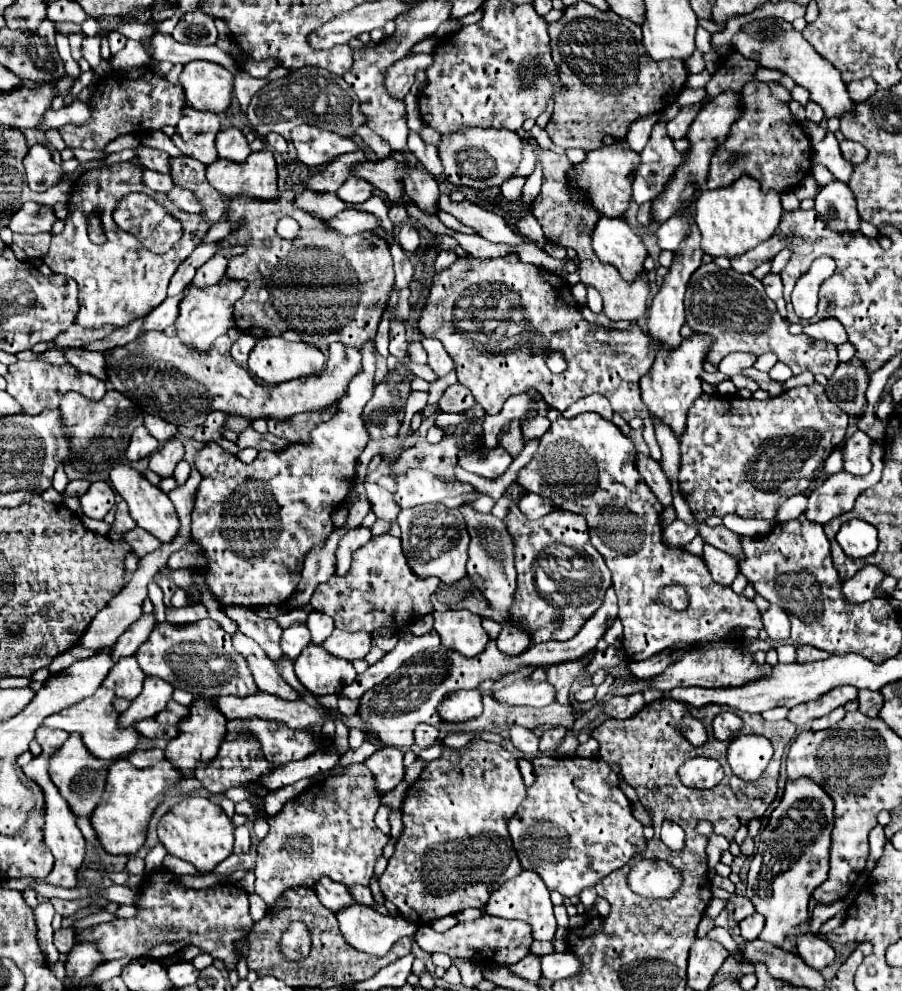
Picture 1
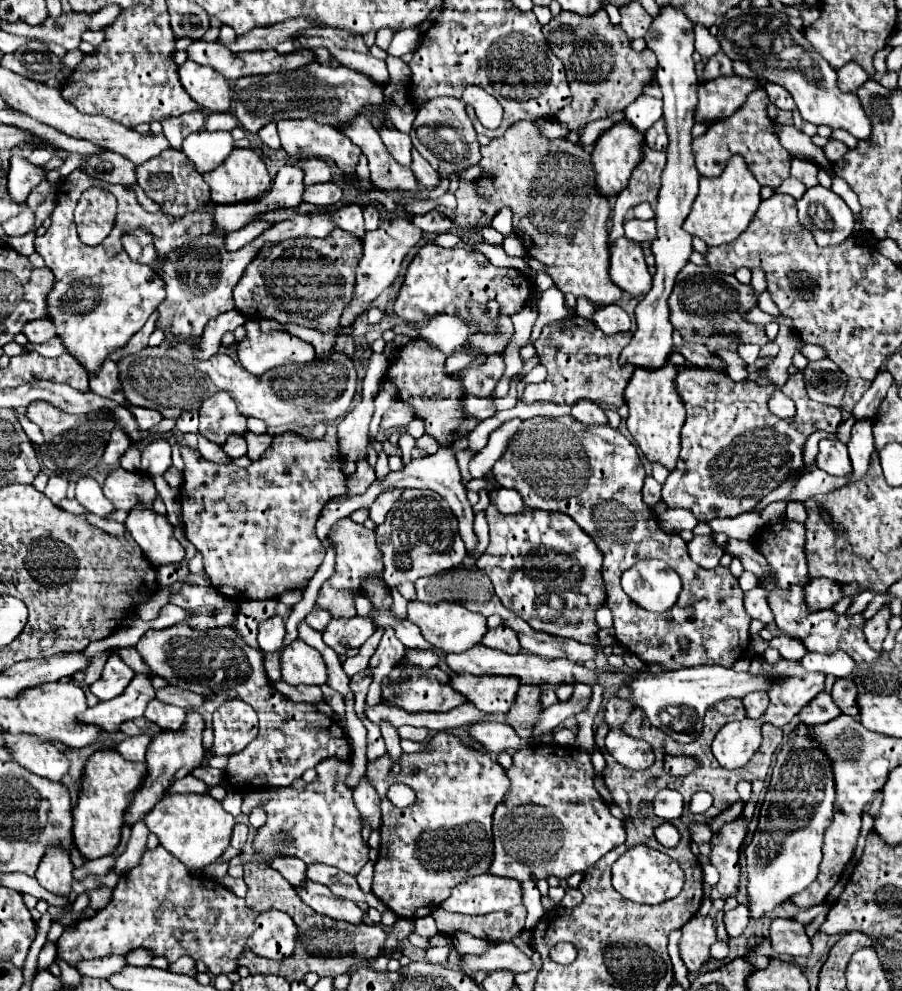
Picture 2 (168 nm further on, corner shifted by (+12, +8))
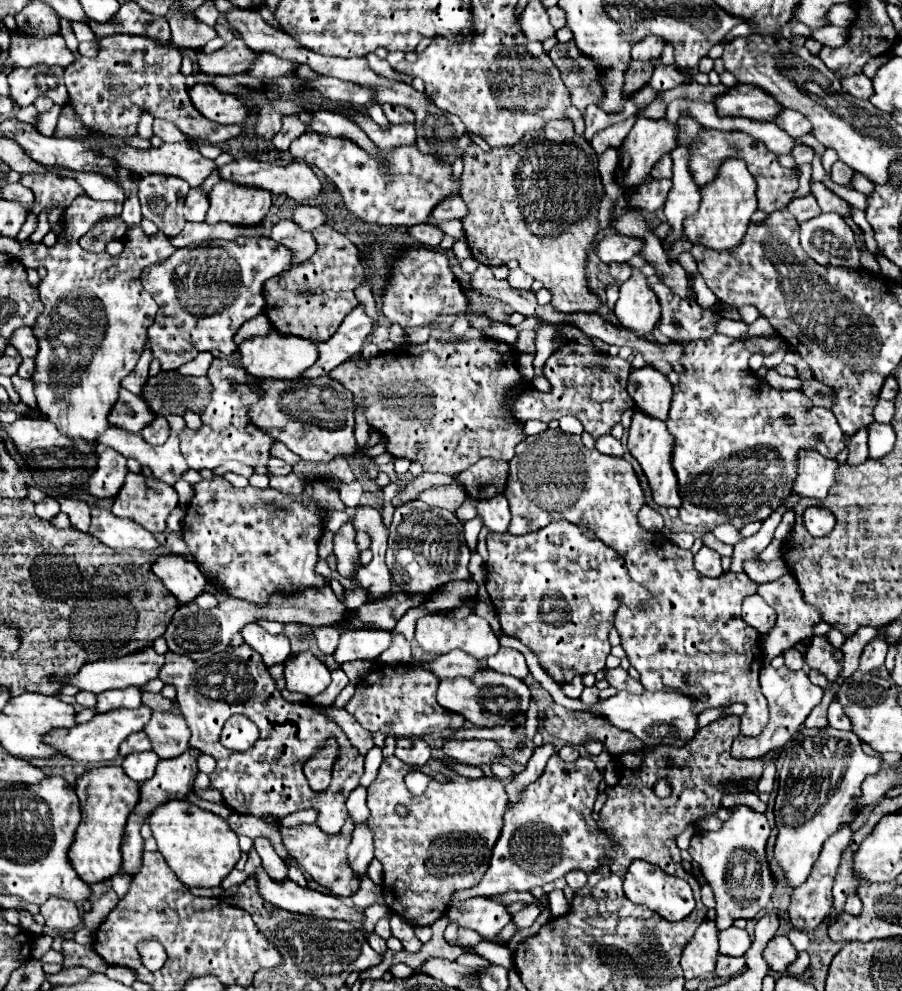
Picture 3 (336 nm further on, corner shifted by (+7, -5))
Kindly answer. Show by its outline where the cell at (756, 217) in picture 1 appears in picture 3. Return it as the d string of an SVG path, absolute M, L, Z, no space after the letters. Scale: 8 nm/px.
M732 158L726 160L720 168L720 174L716 180L700 188L702 204L696 214L686 218L684 222L684 236L692 244L704 244L712 250L732 250L742 244L742 238L750 226L750 218L758 208L756 200L756 182L752 174L748 172L744 160Z

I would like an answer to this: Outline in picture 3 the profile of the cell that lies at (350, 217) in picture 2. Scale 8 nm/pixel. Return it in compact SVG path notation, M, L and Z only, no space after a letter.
M290 218L280 220L278 224L274 224L270 228L270 238L296 252L296 260L292 260L292 262L304 262L316 250L316 240L312 236L312 230L300 228L300 224L296 224Z

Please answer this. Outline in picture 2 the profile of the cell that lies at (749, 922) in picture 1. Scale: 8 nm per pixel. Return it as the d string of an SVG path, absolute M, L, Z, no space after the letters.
M737 905L733 911L727 911L723 915L723 923L729 937L739 937L749 923L749 909L745 905Z

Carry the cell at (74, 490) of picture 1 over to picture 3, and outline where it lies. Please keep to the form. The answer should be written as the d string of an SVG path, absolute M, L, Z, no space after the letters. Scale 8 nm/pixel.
M44 500L44 502L36 504L36 514L44 520L52 520L58 512L60 512L60 504L56 500Z

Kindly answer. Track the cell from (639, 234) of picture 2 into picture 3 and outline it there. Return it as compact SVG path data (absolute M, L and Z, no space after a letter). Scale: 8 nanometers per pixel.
M606 236L596 244L596 252L602 262L628 262L634 254L640 254L644 240L628 240L628 236Z

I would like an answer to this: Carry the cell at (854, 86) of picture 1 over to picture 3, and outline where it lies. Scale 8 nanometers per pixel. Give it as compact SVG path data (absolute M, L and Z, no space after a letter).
M864 74L842 78L842 88L844 88L844 92L852 94L858 100L870 100L872 98L872 80L866 78Z

